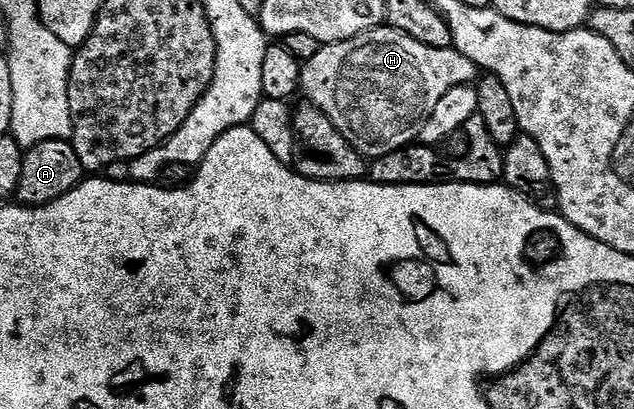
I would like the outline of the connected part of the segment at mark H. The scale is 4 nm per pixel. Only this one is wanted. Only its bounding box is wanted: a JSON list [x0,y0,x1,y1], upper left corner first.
[301,24,478,160]

